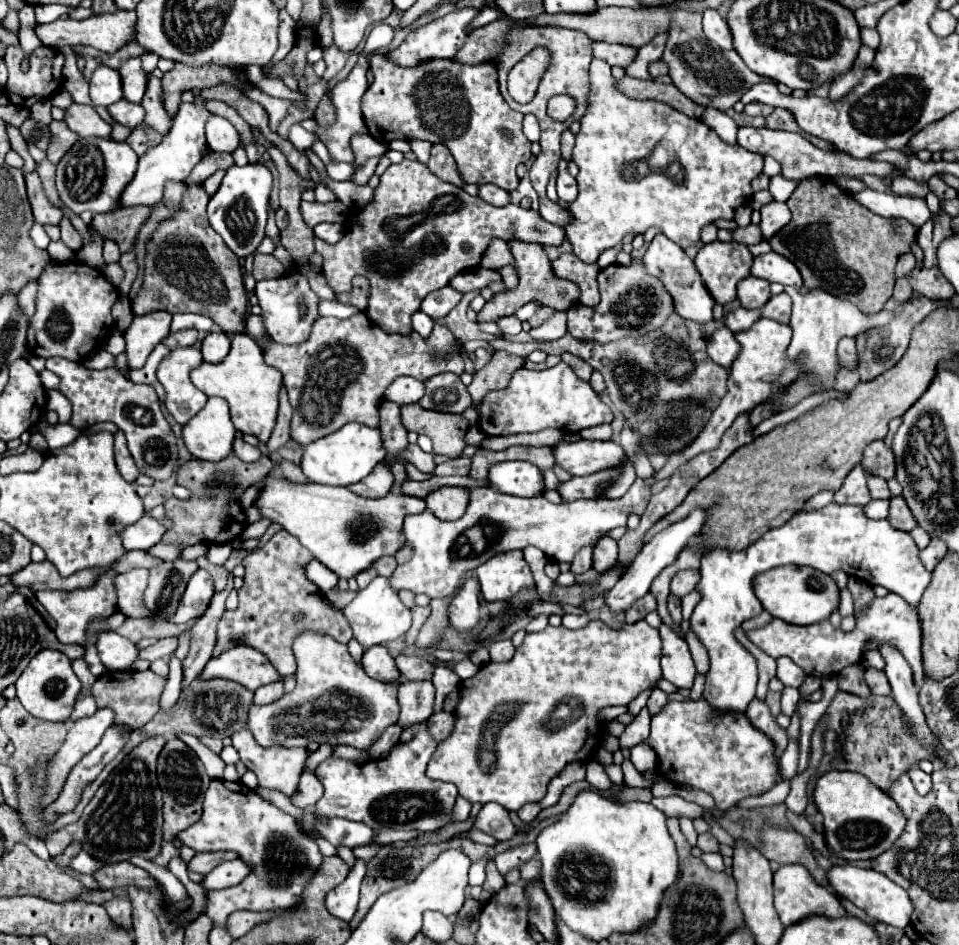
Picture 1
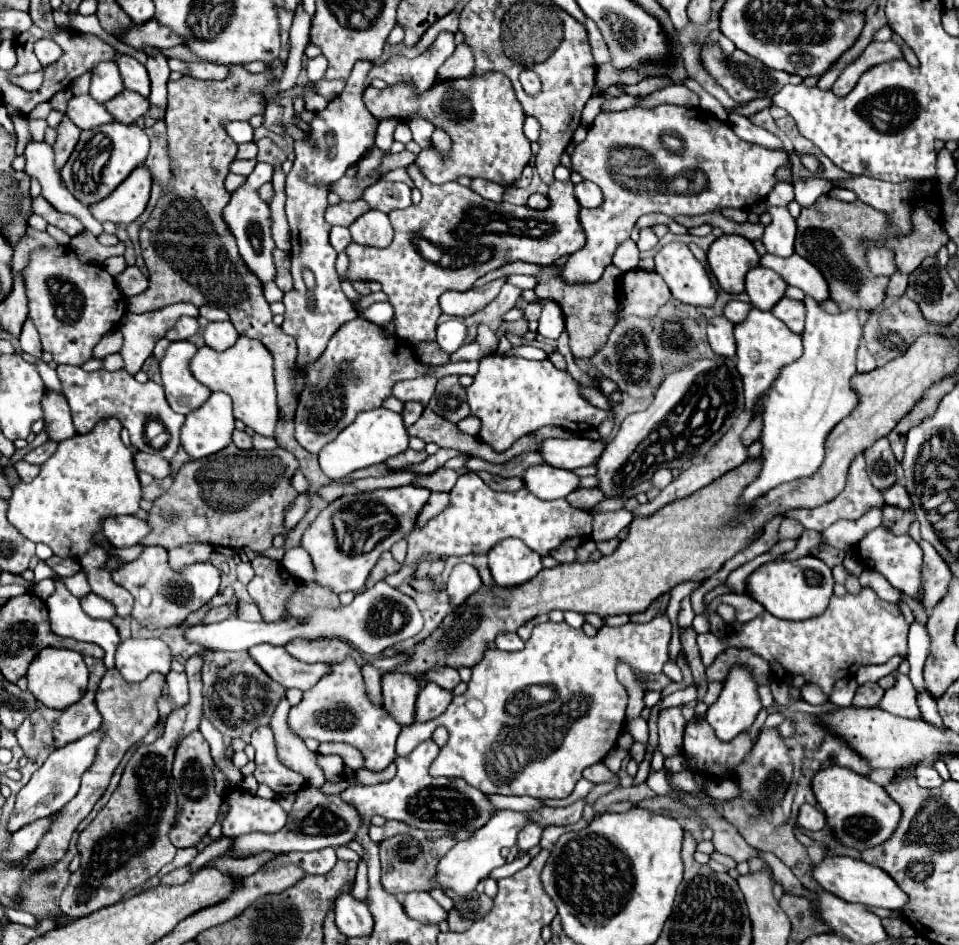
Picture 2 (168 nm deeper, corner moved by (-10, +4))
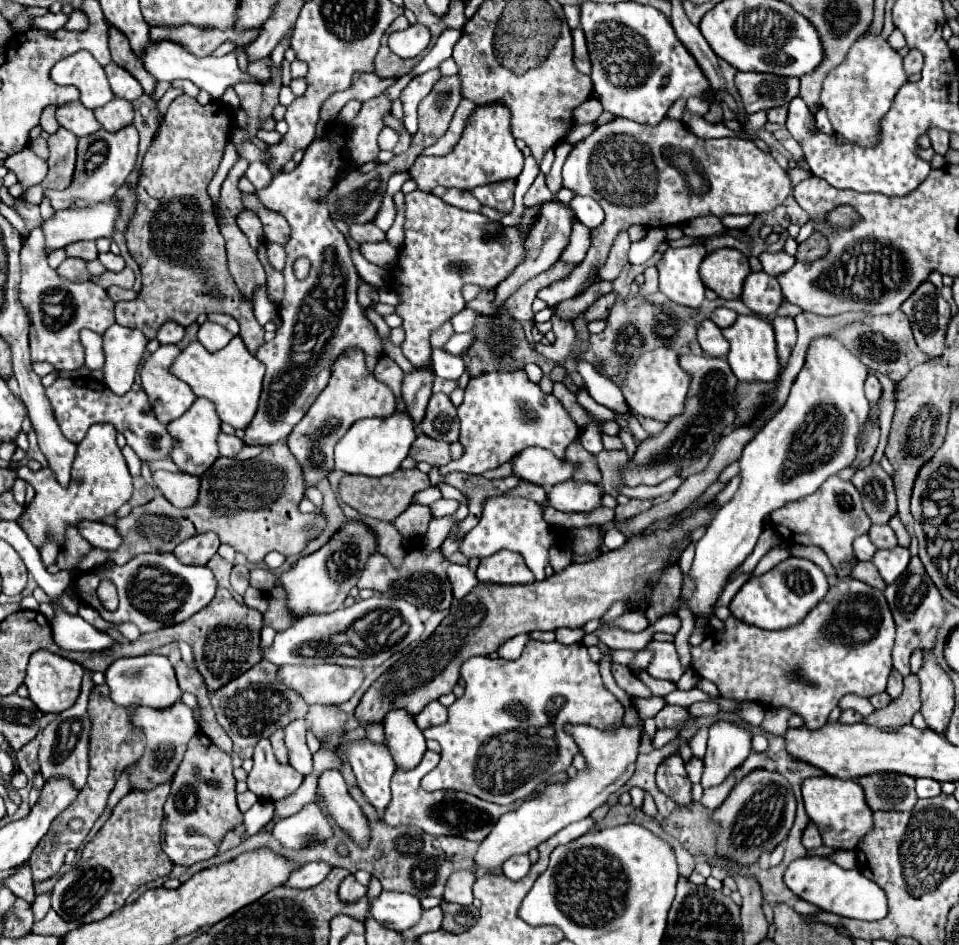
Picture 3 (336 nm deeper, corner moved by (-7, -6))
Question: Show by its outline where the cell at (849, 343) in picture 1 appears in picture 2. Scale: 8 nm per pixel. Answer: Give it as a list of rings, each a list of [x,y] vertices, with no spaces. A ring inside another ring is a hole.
[[[866,346],[858,348],[858,372],[870,372],[876,368],[874,356],[866,350]]]

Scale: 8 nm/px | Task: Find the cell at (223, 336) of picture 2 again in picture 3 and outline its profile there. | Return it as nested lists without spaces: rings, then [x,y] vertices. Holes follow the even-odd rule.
[[[205,322],[201,328],[199,328],[199,334],[197,334],[199,342],[209,350],[209,352],[217,352],[221,348],[225,348],[229,344],[229,340],[233,338],[233,334],[225,328],[221,328],[219,324],[213,324],[213,322]]]

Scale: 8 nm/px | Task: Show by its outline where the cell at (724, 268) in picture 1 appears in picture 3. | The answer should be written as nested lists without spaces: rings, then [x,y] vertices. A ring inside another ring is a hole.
[[[721,248],[703,258],[699,274],[703,284],[715,290],[719,298],[735,300],[741,296],[743,280],[751,274],[751,268],[743,252],[735,248]]]

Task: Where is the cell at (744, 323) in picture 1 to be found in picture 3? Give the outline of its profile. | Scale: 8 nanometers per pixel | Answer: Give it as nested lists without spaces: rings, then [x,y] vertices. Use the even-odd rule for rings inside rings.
[[[717,308],[711,316],[711,320],[719,326],[719,328],[729,328],[731,324],[735,324],[737,320],[737,312],[729,310],[729,308]]]

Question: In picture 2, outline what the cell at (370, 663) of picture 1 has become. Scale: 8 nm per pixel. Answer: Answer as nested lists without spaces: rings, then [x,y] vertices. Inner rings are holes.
[[[384,674],[382,676],[382,696],[384,696],[384,708],[394,714],[402,726],[410,726],[416,716],[416,694],[418,694],[418,682],[412,676],[406,674]]]

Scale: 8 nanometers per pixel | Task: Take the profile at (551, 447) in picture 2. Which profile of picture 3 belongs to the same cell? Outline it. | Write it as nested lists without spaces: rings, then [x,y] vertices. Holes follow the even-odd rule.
[[[539,446],[525,448],[513,460],[513,474],[517,474],[521,480],[539,484],[543,488],[551,488],[553,484],[571,480],[575,470],[577,470],[575,462],[567,458],[557,460],[553,452]]]

